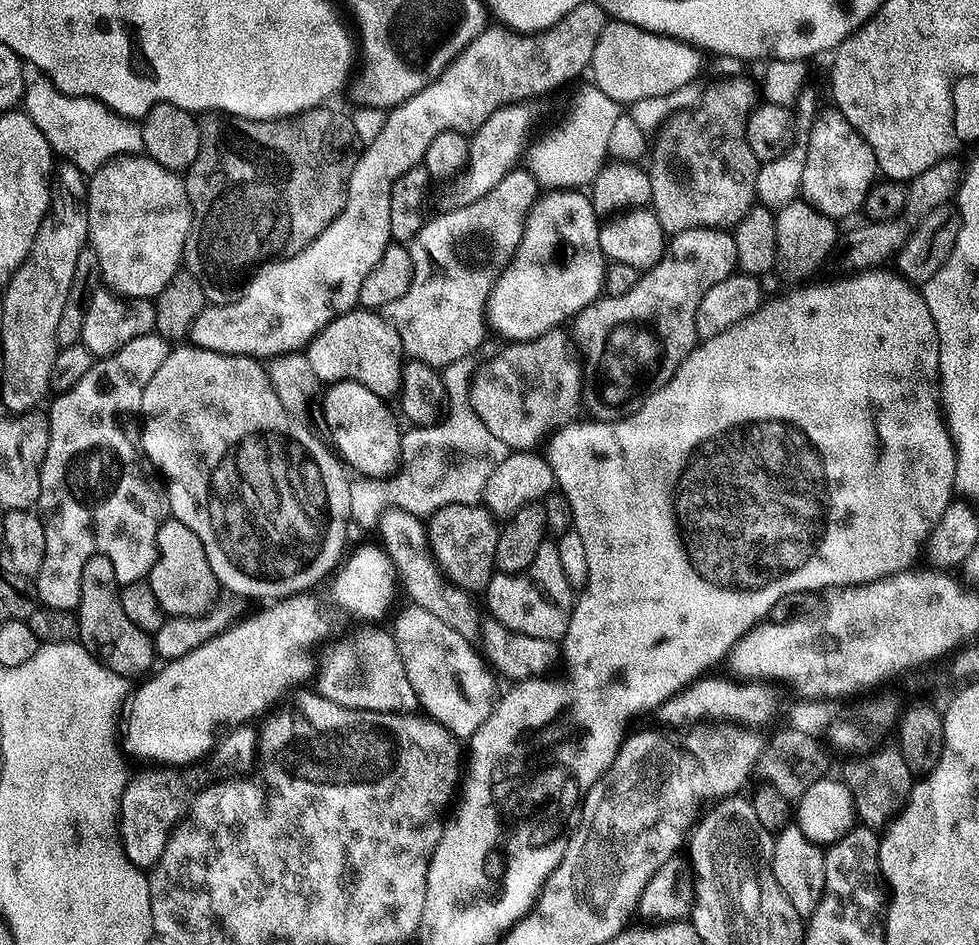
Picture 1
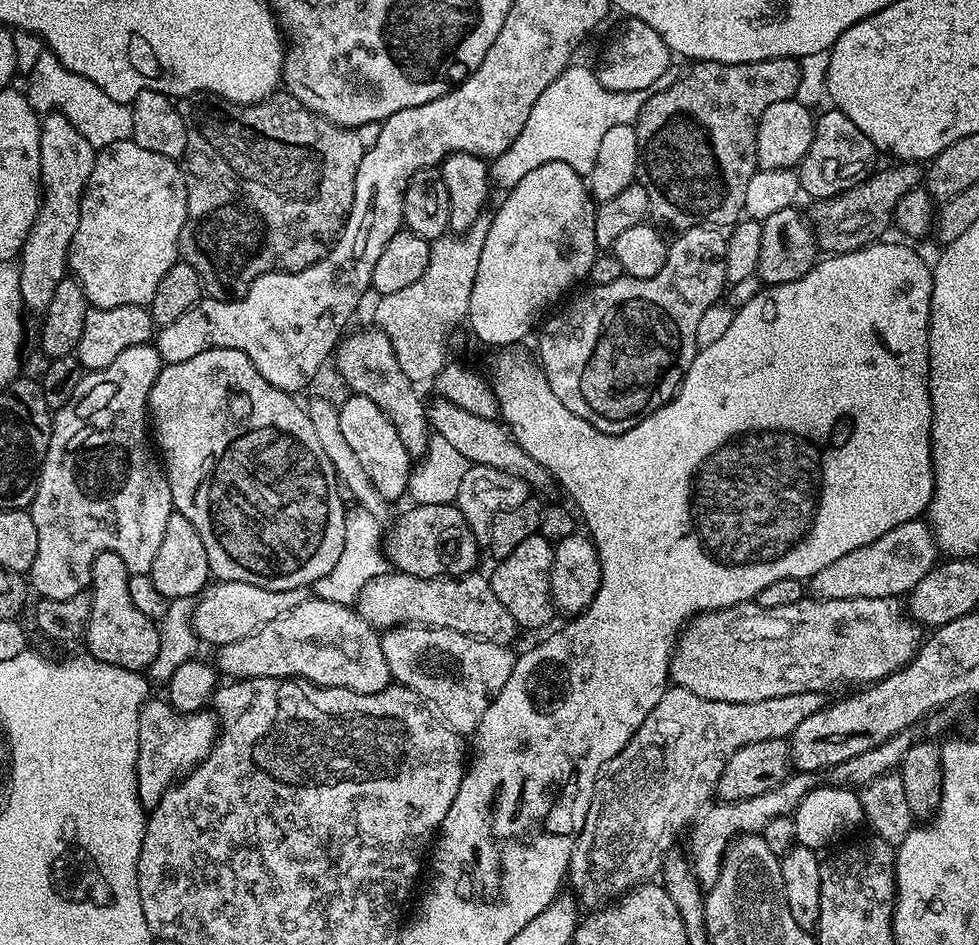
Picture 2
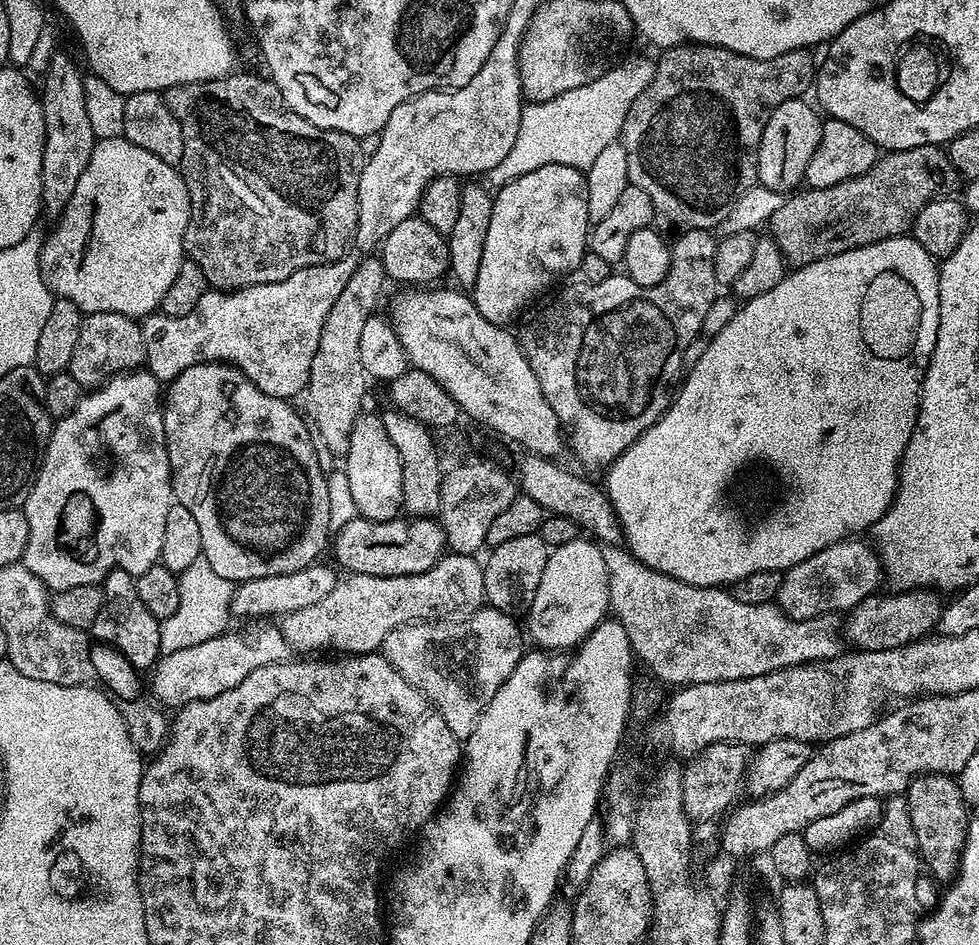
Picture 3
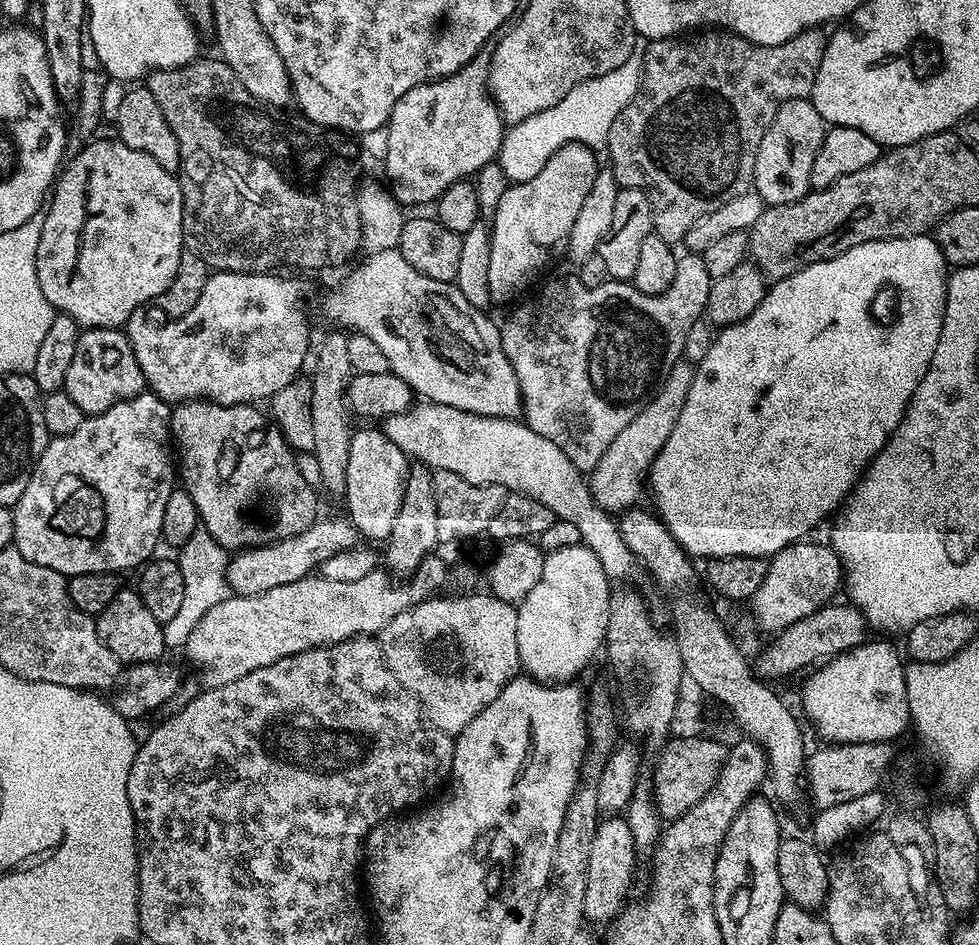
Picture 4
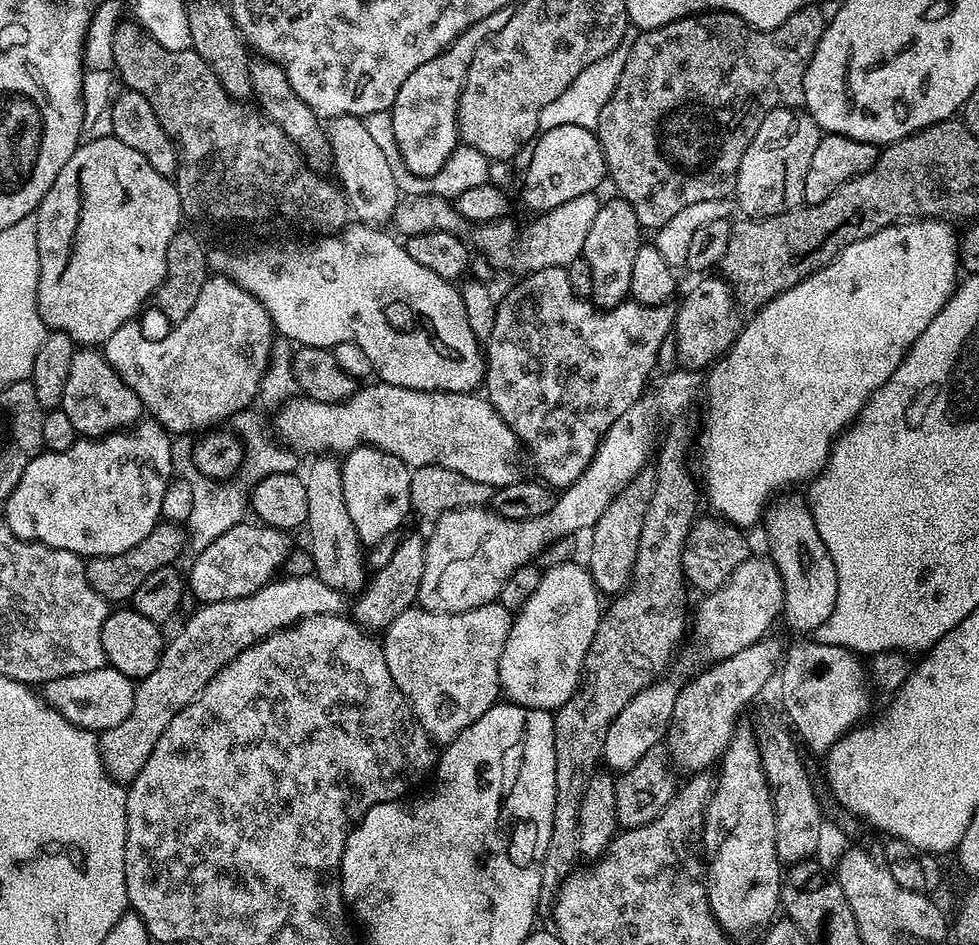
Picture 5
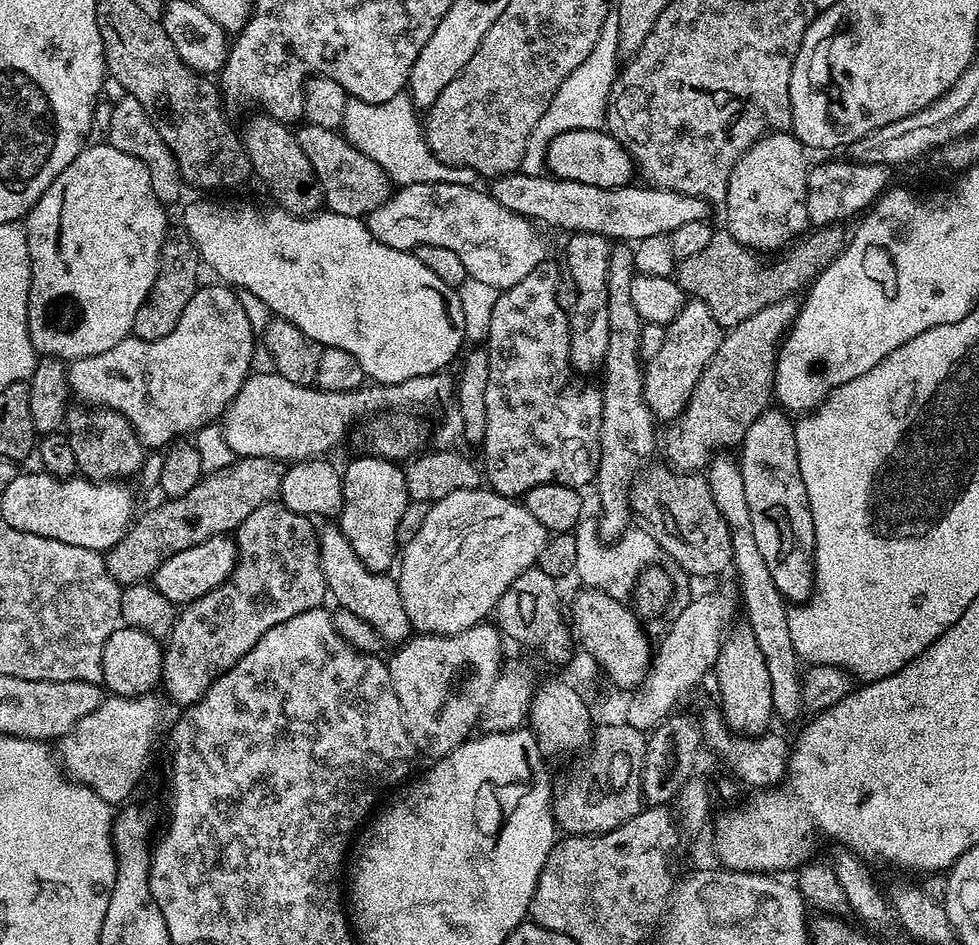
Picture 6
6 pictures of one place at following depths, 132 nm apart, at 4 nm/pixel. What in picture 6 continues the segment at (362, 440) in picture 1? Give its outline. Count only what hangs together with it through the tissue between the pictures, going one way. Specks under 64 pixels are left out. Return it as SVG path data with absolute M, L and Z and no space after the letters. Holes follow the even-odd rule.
M359 455L343 469L344 508L338 517L338 527L346 534L346 542L354 546L354 554L371 572L388 572L397 563L396 527L406 514L408 491L403 467L397 461L377 456Z

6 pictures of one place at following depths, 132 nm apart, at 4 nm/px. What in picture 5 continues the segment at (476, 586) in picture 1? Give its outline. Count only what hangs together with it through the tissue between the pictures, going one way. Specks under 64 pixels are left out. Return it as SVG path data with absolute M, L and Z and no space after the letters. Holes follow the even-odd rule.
M243 522L226 530L205 549L195 553L192 569L186 572L186 588L200 599L201 605L237 600L254 594L277 575L276 568L283 569L294 545L287 531L261 526L256 522Z

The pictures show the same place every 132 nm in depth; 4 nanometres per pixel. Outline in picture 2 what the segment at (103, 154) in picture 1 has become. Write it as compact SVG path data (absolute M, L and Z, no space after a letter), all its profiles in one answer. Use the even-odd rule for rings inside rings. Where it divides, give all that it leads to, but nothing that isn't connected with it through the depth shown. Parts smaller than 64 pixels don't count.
M42 52L34 68L26 75L26 81L26 95L32 109L38 114L61 112L70 118L70 122L74 122L78 134L82 134L82 138L86 138L92 148L99 150L131 137L134 130L131 107L110 98L110 94L106 94L102 86L94 86L90 78L74 74L74 70L66 70L66 66L62 66L60 59L52 52Z

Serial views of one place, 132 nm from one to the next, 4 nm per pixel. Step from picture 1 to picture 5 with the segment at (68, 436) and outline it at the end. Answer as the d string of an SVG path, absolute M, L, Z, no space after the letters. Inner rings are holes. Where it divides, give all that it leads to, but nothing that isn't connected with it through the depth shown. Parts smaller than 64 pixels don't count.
M144 418L131 430L110 432L95 438L77 438L70 450L41 451L29 462L18 486L14 486L7 500L3 501L3 523L18 538L73 552L81 558L122 554L138 546L138 542L161 523L162 494L166 494L166 486L174 479L173 441L170 433L156 420Z

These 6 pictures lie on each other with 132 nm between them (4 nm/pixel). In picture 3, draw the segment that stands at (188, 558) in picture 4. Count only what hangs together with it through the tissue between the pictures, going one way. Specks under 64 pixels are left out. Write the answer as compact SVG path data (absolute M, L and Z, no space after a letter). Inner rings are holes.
M204 557L188 566L178 579L178 610L160 623L160 651L163 655L223 635L229 627L228 618L230 619L232 597L235 592L233 581L219 577L214 570L211 570L210 564Z

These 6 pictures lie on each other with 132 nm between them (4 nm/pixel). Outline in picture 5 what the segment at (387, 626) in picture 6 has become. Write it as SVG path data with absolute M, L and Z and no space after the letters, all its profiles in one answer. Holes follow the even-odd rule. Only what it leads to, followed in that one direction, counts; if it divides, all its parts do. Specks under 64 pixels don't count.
M316 454L302 468L302 479L306 486L306 510L308 511L308 540L312 543L310 555L314 575L326 586L345 594L364 591L369 579L369 569L364 569L364 556L350 510L346 510L346 494L342 494L342 464L335 455Z

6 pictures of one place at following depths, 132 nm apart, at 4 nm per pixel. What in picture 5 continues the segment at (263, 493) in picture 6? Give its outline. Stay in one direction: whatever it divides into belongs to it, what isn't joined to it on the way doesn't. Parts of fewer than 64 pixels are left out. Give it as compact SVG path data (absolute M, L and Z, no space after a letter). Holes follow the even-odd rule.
M161 522L157 524L154 530L150 530L150 534L146 534L146 538L142 538L142 542L138 542L138 546L134 546L122 554L91 557L85 563L84 573L90 582L90 586L103 600L128 602L131 601L134 590L138 590L138 586L142 586L142 581L148 575L154 574L154 570L162 570L175 565L176 559L180 556L180 551L183 550L184 552L185 548L185 529L175 524Z

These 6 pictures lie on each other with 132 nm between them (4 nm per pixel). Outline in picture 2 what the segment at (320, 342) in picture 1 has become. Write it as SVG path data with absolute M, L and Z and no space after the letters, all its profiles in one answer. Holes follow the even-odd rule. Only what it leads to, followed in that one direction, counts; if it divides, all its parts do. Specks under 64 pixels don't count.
M375 326L364 328L361 332L349 331L337 344L334 353L334 364L340 376L352 387L351 391L358 396L370 398L378 410L390 418L394 430L398 430L398 438L402 438L402 446L406 446L408 455L420 458L427 450L430 437L428 409L425 401L420 401L417 385L413 384L406 374L402 374L402 366L398 366L398 358L394 354L394 346L390 346L390 338Z

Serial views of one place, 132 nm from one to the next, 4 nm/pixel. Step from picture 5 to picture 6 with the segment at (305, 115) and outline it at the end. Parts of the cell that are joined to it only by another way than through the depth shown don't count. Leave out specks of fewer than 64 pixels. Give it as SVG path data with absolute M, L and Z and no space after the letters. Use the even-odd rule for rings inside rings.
M304 122L295 129L295 133L298 146L302 146L302 154L310 158L310 166L324 195L323 207L327 211L364 218L392 197L394 185L386 170L348 143L339 131Z

